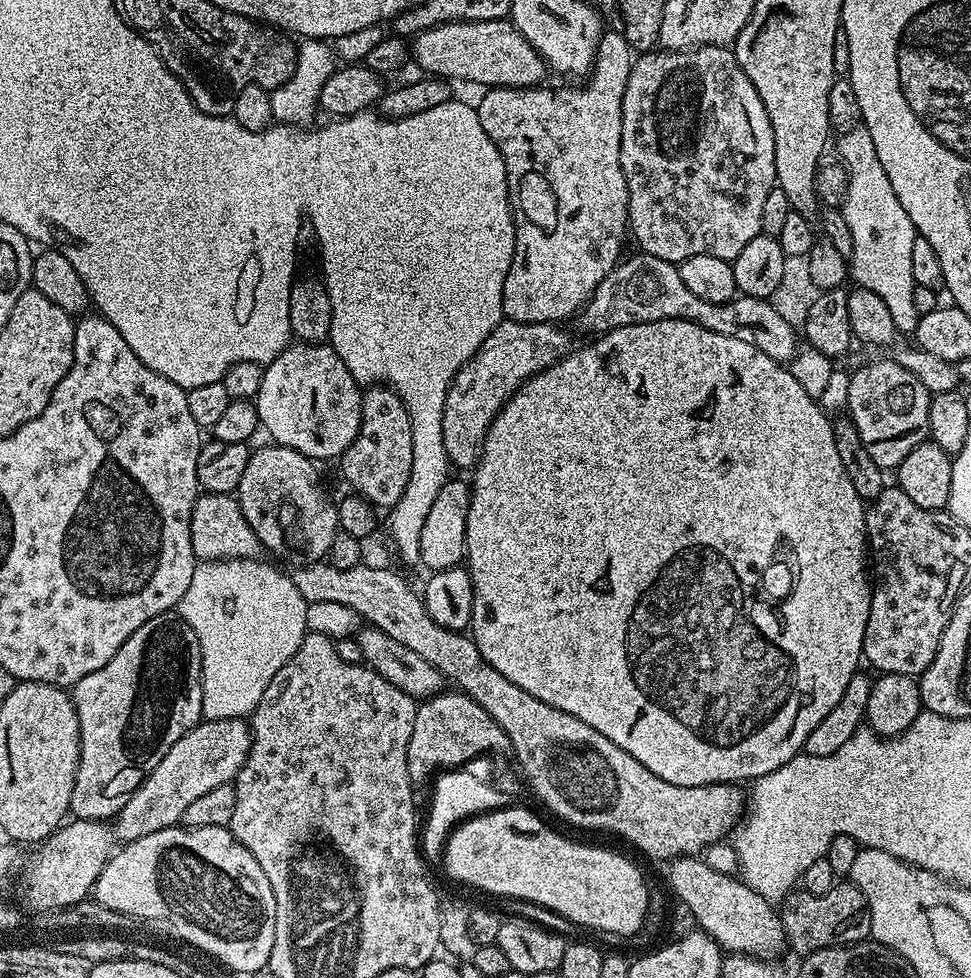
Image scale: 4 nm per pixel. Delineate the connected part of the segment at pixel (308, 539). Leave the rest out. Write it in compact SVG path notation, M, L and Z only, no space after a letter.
M269 445L252 452L239 482L236 497L243 517L249 522L265 551L270 550L278 556L301 556L299 559L304 562L321 561L339 529L335 503L326 496L315 461L289 447Z

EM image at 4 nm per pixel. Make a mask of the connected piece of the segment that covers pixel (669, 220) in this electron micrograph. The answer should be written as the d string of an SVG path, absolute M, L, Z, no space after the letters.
M707 44L701 48L685 48L682 52L648 50L637 55L633 59L630 78L622 94L620 161L628 187L628 227L631 235L636 235L636 240L640 243L640 252L650 254L654 258L662 258L677 266L686 258L694 258L694 254L711 254L713 258L731 262L738 258L738 254L742 254L750 238L761 235L762 206L766 202L766 194L770 194L770 190L777 187L774 170L774 130L770 126L766 106L762 106L762 98L758 98L758 90L754 90L742 66L738 66L735 51L719 44Z

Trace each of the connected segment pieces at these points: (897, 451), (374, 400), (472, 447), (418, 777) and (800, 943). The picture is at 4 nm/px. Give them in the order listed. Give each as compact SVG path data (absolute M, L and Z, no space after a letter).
M895 359L864 364L850 375L847 415L854 422L870 458L885 470L895 470L919 444L929 439L928 411L930 394L910 370L898 366Z
M372 386L361 395L362 418L358 438L338 457L344 480L360 496L383 510L392 509L404 496L414 462L412 423L400 395L387 386Z
M503 319L482 342L482 346L458 370L453 378L450 390L446 394L446 406L442 410L442 446L446 446L448 463L453 469L468 468L475 469L480 460L480 452L484 449L484 439L494 422L494 418L504 408L504 403L520 389L520 387L531 378L537 376L542 370L546 370L552 364L557 364L564 356L573 351L574 343L563 332L563 327L555 323L531 324L530 322L518 322L517 320Z
M445 690L417 707L406 766L413 785L420 786L423 780L431 781L441 770L457 769L476 757L492 754L490 752L508 754L511 751L512 743L506 730L502 730L502 726L498 726L498 722L474 702L474 698L459 690Z
M838 882L830 890L826 890L826 894L810 894L803 890L793 890L779 901L778 911L787 947L793 948L800 958L817 952L820 948L839 948L845 944L858 944L872 935L868 903L862 890L851 882Z

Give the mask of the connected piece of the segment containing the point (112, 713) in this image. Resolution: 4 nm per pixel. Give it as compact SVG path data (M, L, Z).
M165 614L150 618L150 622L146 622L146 626L138 626L138 630L134 630L134 634L130 634L130 638L126 638L122 650L118 650L118 654L114 654L114 658L110 658L110 662L106 662L106 666L102 666L102 670L94 670L94 674L86 674L86 678L73 684L70 695L74 702L74 710L78 714L78 730L80 731L80 757L78 758L78 770L72 791L70 812L78 820L107 821L109 818L120 815L129 796L135 792L145 775L154 771L158 762L162 762L162 758L166 758L166 754L170 754L170 746L174 746L174 742L178 742L178 738L182 738L197 724L201 723L204 715L202 710L204 687L202 686L202 658L200 657L198 638L194 638L194 630L190 630L190 626L185 620L181 620L179 615Z

